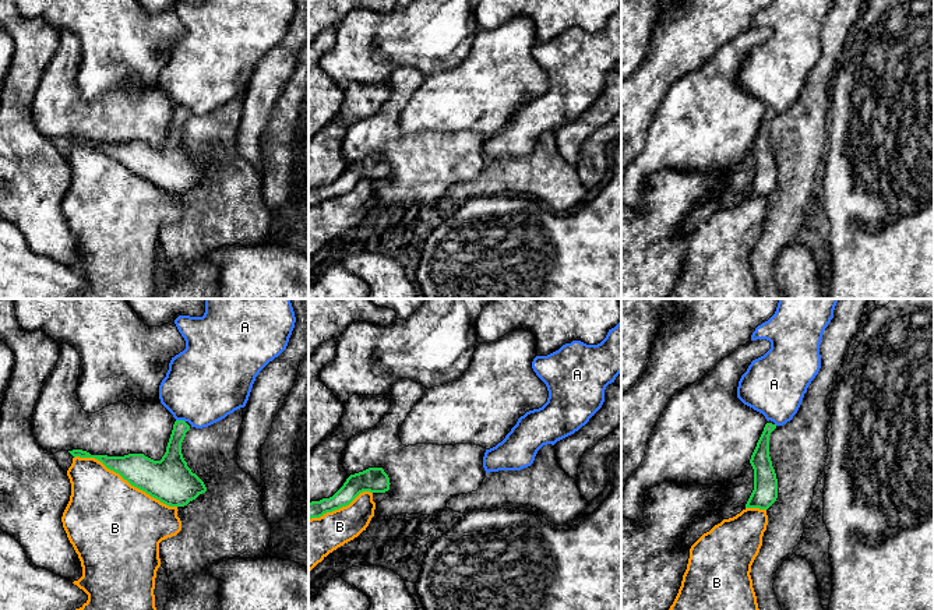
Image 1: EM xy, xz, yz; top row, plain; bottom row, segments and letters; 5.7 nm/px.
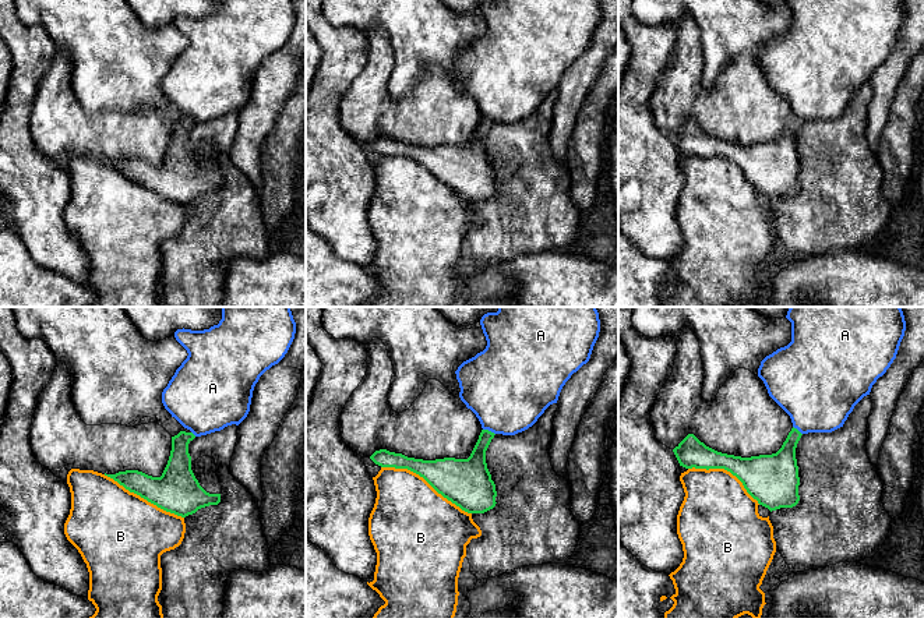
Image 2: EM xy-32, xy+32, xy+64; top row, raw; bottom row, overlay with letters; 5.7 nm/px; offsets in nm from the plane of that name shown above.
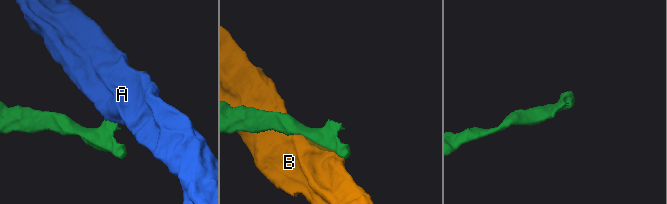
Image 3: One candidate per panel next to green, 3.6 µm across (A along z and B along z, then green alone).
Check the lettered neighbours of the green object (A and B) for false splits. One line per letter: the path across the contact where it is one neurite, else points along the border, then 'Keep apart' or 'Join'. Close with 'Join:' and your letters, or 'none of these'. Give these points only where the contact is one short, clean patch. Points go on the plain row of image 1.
A: Boundary: xy (176, 106), (184, 109). Keep apart
B: Keep apart
Join: none of these

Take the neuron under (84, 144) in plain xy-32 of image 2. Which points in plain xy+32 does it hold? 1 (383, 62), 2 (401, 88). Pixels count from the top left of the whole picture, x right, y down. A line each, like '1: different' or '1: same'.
1: same
2: different

